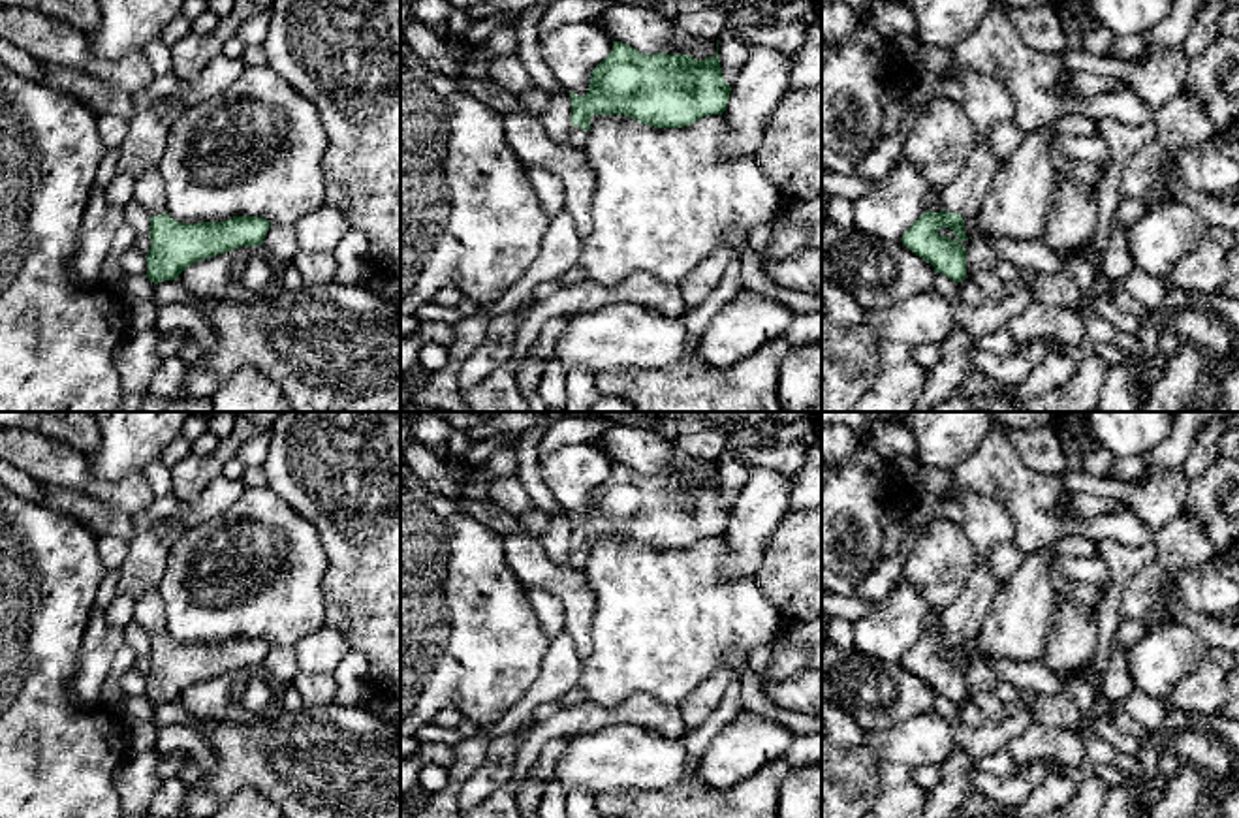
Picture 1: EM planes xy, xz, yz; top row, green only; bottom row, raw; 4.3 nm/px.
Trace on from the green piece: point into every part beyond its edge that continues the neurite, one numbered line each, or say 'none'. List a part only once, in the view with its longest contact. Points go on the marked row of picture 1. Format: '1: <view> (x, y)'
1: yz (988, 100)

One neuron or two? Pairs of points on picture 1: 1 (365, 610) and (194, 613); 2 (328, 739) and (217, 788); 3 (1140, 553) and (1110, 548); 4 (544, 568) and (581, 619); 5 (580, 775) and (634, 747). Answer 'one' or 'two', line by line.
1: two
2: one
3: one
4: one
5: one

